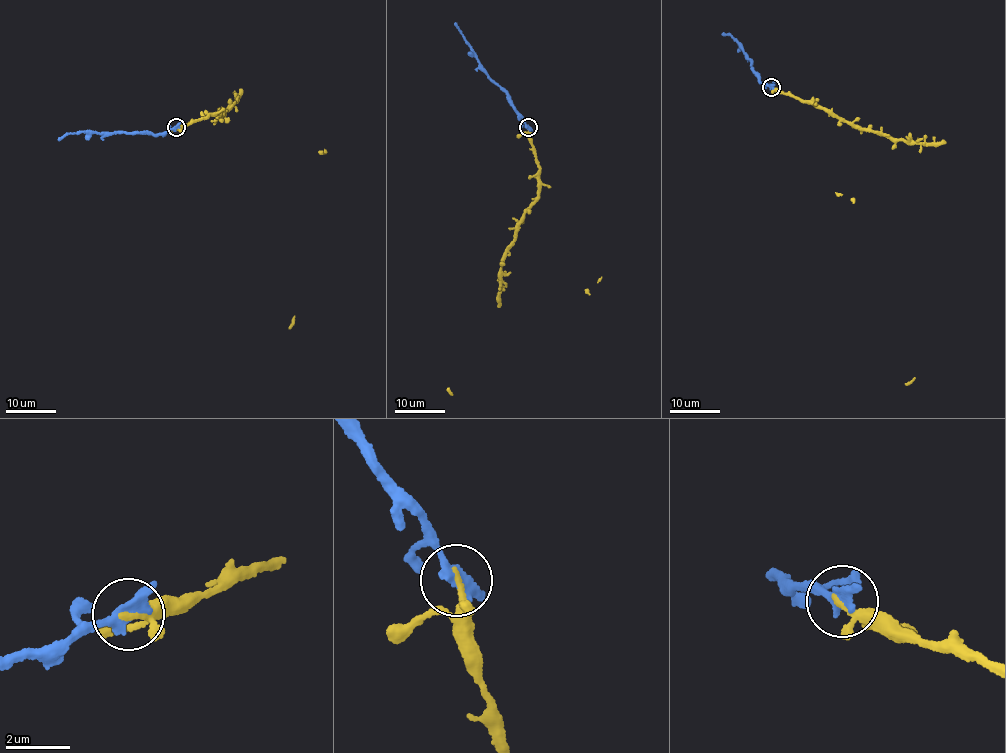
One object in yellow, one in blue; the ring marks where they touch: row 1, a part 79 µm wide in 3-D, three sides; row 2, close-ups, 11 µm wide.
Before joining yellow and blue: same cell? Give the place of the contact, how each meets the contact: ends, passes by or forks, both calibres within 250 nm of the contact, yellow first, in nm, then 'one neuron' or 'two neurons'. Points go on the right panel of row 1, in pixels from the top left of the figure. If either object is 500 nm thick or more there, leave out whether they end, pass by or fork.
at (771, 87); yellow passes by; blue ends there; 190 nm thick on the yellow side, 400 nm on the other; one neuron

